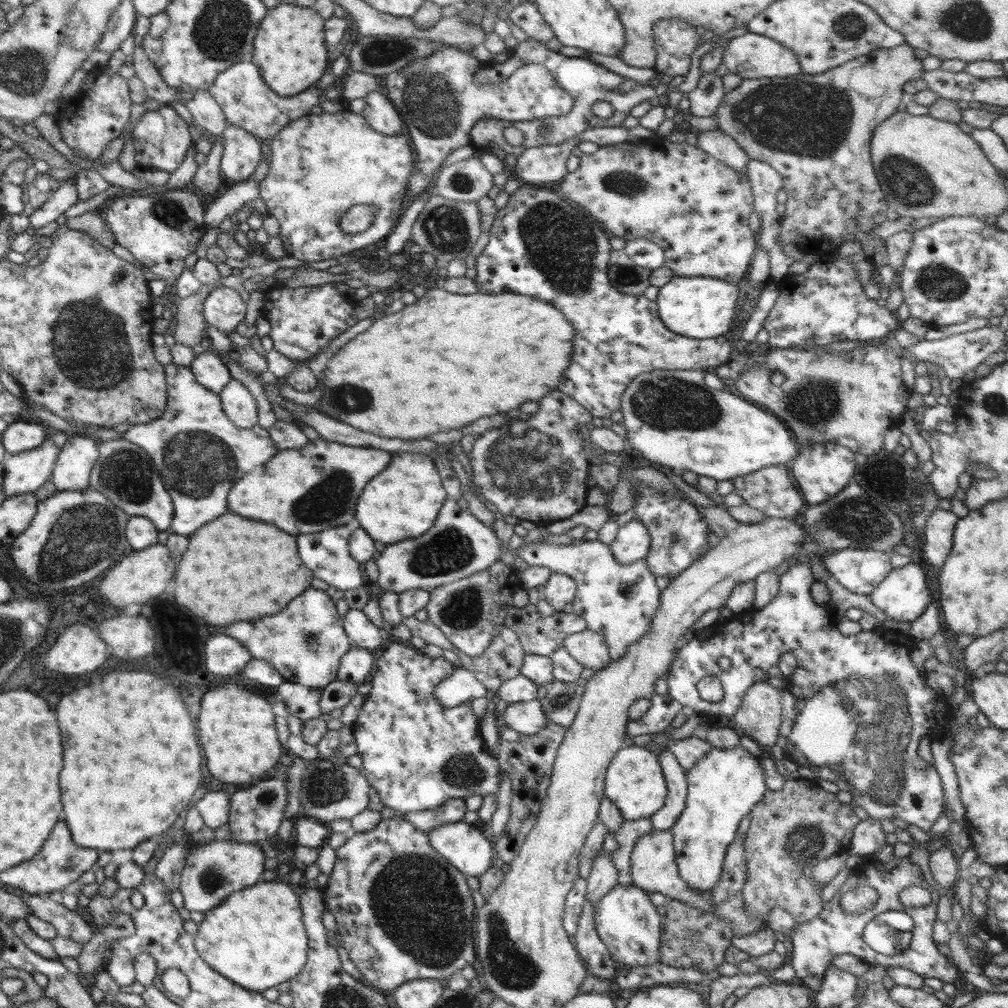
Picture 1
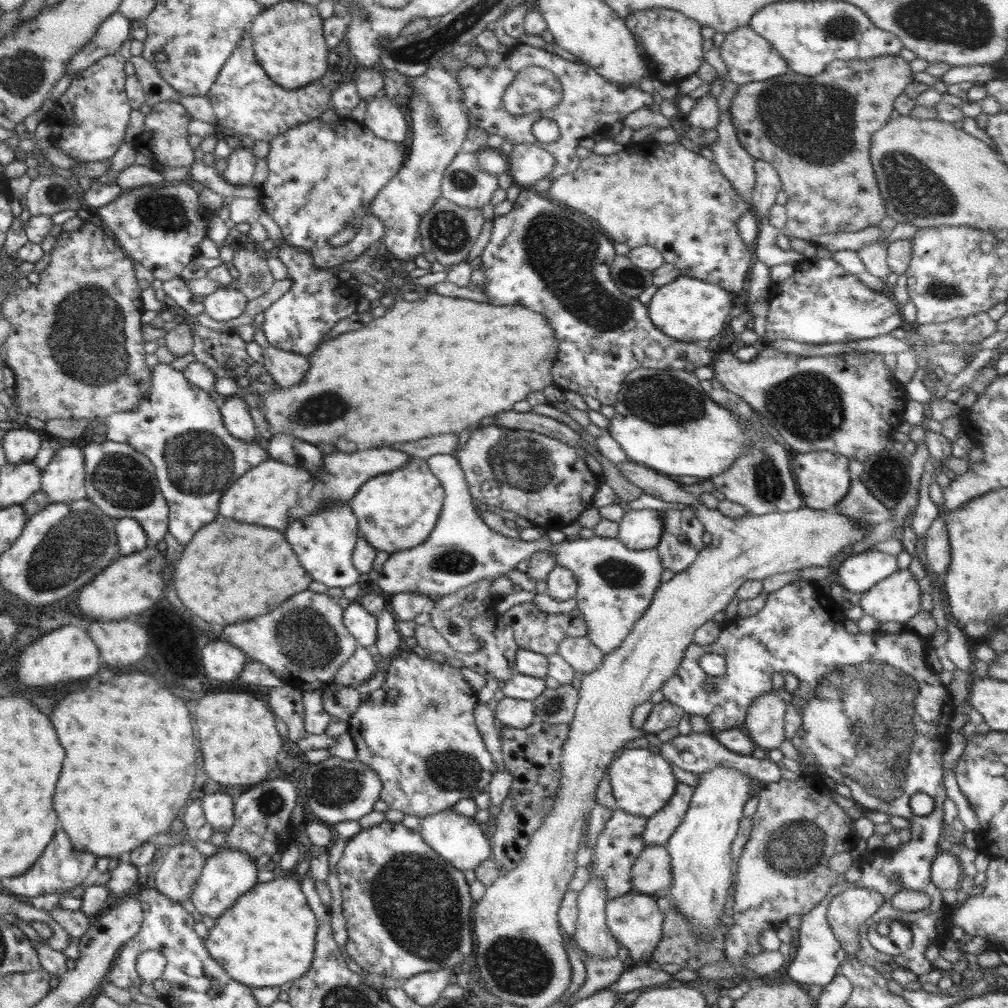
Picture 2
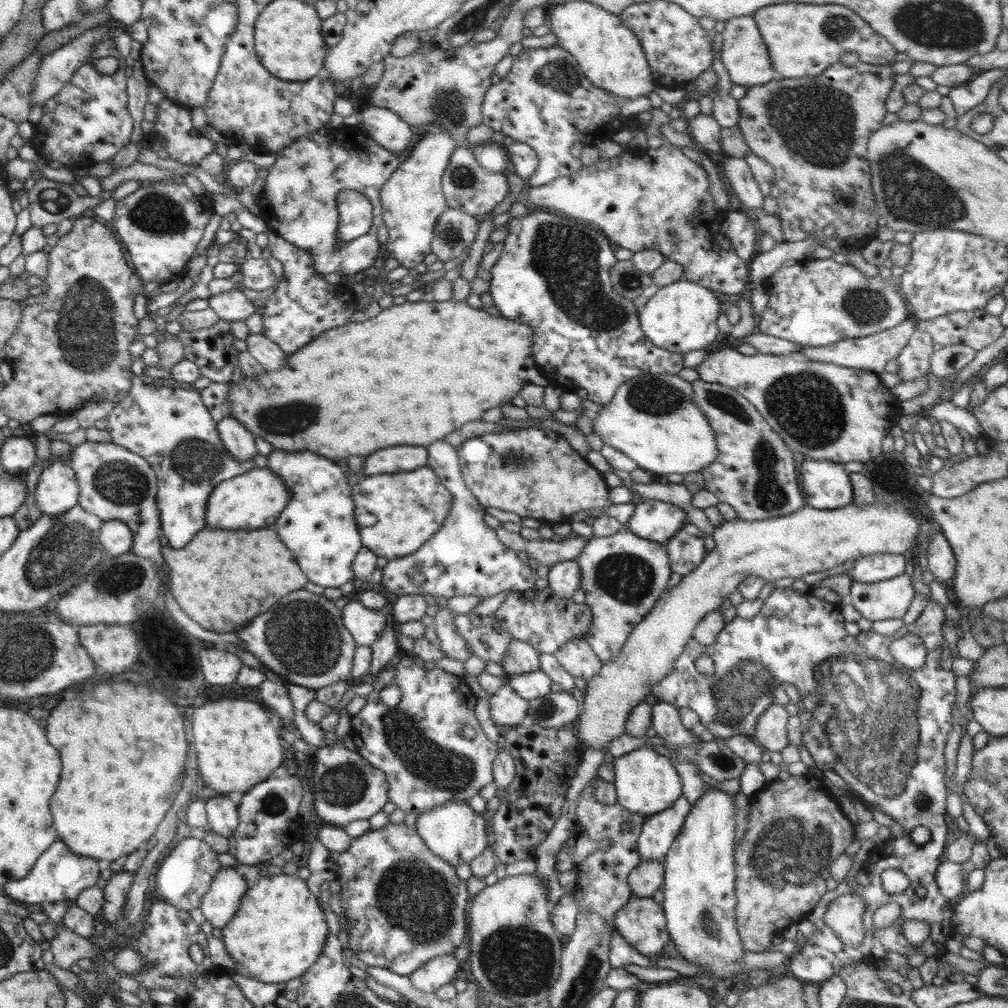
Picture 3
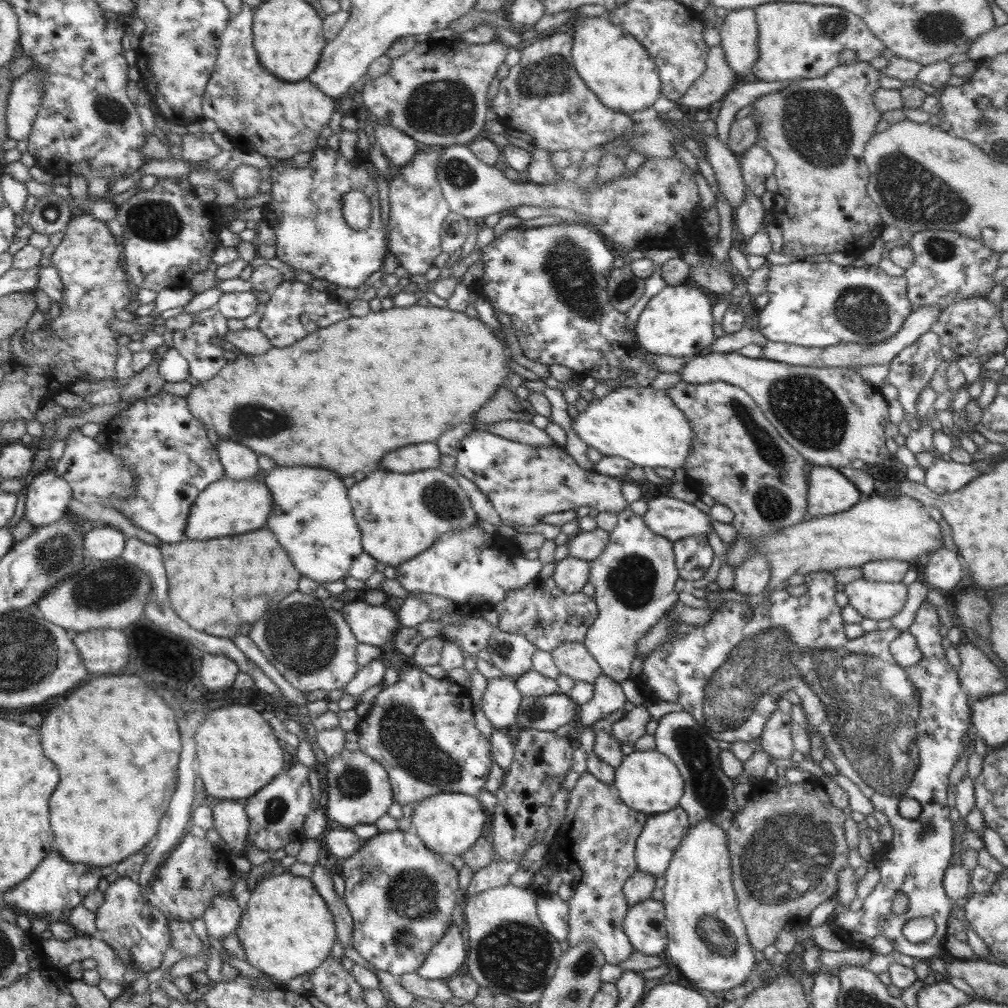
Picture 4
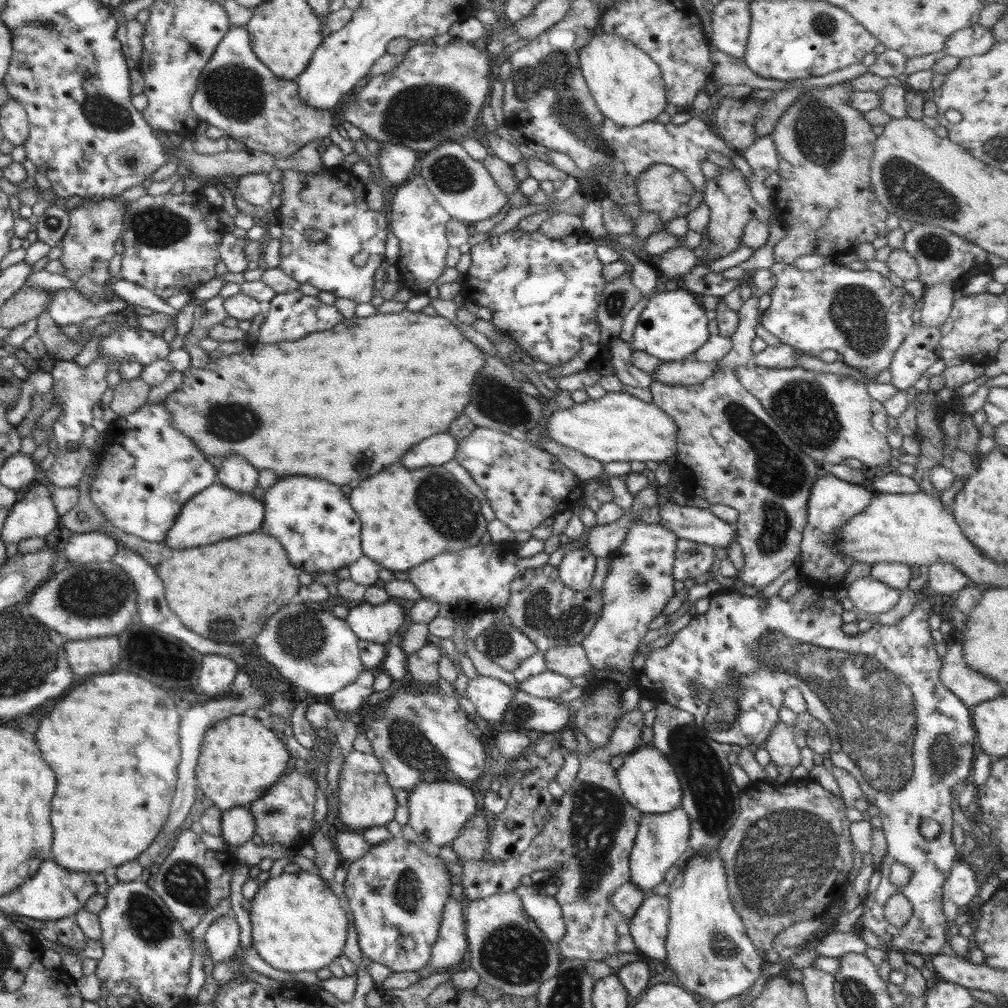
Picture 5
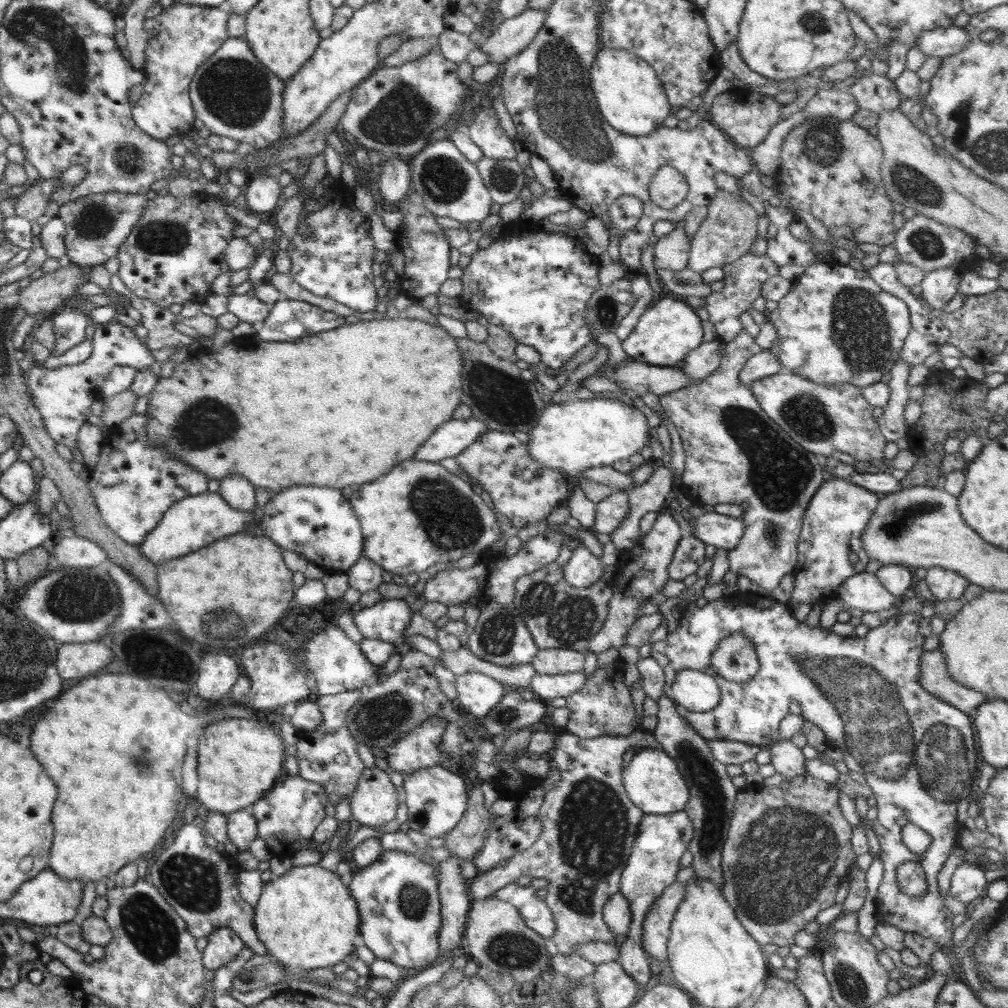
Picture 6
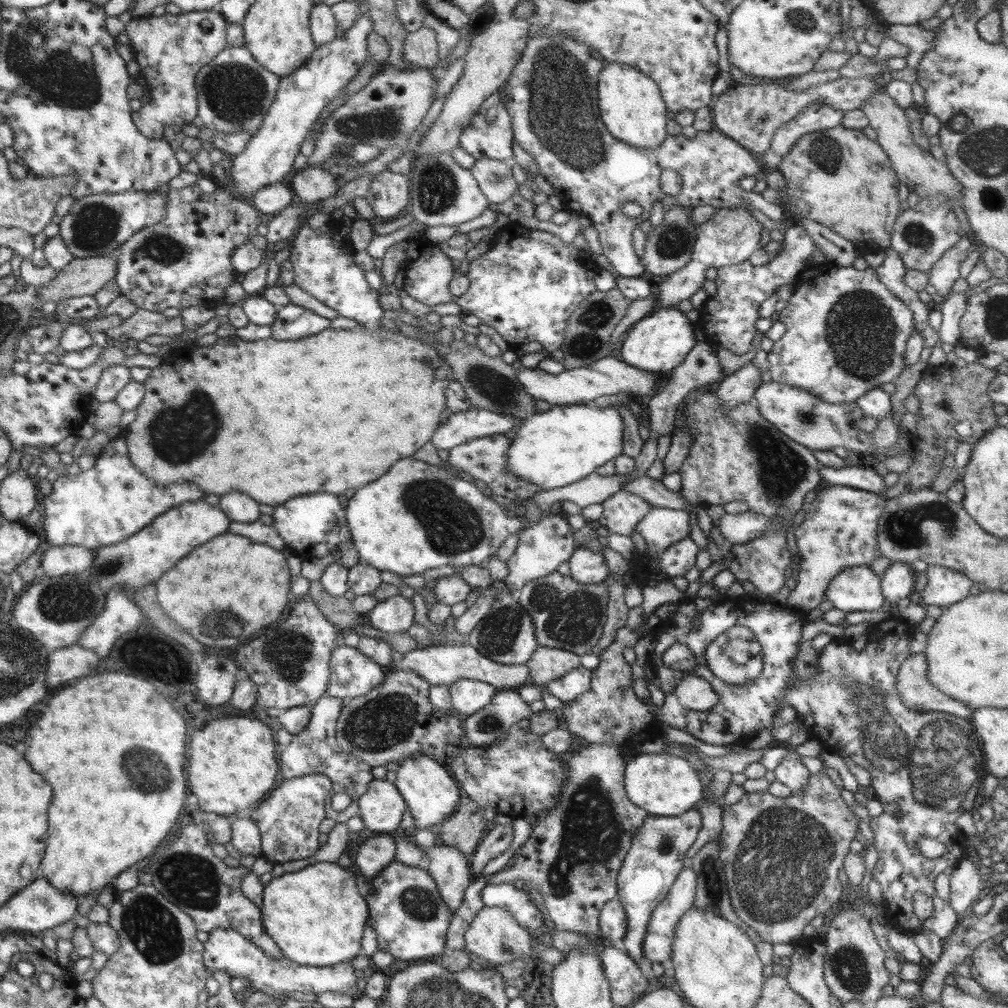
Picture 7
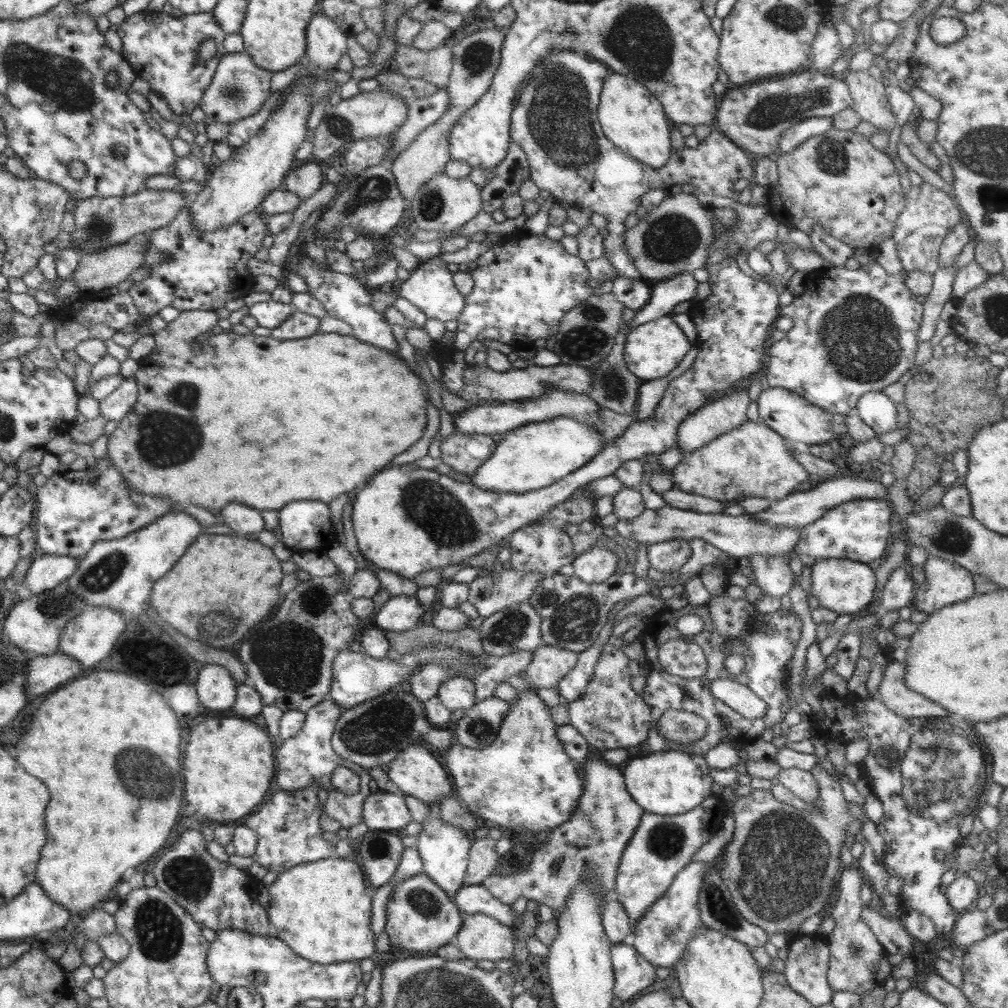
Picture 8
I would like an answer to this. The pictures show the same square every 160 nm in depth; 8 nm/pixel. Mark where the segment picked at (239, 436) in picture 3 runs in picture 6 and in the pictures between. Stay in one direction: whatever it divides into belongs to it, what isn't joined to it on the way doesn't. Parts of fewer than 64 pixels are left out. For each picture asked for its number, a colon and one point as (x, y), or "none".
4: (239, 462)
5: (236, 473)
6: (235, 490)

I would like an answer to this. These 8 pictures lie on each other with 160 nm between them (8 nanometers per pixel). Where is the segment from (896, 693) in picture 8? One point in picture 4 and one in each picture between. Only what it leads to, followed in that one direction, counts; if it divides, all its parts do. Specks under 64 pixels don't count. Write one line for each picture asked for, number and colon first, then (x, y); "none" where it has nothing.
4: (978, 676)
5: (971, 686)
6: (934, 678)
7: (914, 689)

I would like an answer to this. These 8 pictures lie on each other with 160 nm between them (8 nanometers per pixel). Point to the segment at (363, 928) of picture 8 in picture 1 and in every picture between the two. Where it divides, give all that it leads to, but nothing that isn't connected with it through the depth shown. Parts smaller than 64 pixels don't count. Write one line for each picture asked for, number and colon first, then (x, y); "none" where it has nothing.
1: (256, 938)
2: (267, 938)
3: (277, 934)
4: (287, 930)
5: (299, 922)
6: (307, 918)
7: (316, 916)

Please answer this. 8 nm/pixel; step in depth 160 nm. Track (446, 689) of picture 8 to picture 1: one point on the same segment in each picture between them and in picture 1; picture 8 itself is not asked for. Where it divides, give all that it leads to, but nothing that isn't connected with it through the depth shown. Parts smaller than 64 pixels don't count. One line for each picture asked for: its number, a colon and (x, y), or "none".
1: (527, 718)
2: (513, 713)
3: (506, 708)
4: (500, 703)
5: (490, 696)
6: (476, 694)
7: (468, 696)

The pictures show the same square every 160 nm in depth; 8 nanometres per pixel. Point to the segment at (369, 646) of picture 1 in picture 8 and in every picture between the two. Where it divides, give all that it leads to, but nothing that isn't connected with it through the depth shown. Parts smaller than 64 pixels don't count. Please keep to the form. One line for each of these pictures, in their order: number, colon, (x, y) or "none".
2: (363, 626)
3: (365, 625)
4: (374, 625)
5: (373, 623)
6: (386, 621)
7: (395, 614)
8: (402, 613)

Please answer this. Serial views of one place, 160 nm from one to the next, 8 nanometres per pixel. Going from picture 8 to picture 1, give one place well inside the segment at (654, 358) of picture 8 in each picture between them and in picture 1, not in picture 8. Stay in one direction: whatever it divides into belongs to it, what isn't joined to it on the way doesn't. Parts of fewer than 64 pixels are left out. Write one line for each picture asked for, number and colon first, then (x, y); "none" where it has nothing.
1: (697, 307)
2: (689, 310)
3: (680, 317)
4: (677, 321)
5: (673, 326)
6: (669, 329)
7: (660, 341)

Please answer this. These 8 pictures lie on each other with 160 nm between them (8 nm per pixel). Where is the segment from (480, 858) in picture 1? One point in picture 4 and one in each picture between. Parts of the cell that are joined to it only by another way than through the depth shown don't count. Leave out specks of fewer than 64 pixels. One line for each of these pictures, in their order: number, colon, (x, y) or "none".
2: (460, 840)
3: (454, 832)
4: (450, 822)

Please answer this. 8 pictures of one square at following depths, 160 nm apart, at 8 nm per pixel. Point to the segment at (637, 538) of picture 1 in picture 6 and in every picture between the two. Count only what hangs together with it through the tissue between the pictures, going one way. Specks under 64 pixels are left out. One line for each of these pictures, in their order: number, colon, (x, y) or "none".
2: (642, 529)
3: (657, 521)
4: (672, 518)
5: (695, 524)
6: (722, 531)

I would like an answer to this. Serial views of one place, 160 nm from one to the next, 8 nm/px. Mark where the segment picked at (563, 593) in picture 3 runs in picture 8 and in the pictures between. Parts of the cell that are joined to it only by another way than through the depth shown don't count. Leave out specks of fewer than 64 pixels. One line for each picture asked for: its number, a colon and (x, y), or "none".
4: (570, 574)
5: (577, 567)
6: (583, 569)
7: (586, 566)
8: (595, 565)

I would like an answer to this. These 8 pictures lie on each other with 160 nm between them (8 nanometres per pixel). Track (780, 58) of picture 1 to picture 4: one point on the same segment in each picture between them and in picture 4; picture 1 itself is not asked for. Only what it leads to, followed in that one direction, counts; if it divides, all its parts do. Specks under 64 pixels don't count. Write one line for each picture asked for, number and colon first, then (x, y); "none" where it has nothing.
2: (749, 57)
3: (744, 53)
4: (739, 33)

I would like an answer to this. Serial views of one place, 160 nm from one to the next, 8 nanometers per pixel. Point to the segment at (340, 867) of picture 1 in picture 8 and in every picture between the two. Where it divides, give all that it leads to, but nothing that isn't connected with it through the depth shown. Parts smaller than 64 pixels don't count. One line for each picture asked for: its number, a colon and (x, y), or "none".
2: (407, 910)
3: (405, 906)
4: (401, 895)
5: (397, 890)
6: (397, 896)
7: (411, 920)
8: (420, 917)

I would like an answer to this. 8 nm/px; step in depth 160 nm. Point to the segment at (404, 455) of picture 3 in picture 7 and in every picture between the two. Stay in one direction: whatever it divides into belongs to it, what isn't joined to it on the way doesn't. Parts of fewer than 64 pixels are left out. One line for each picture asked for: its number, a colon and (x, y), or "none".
4: (404, 460)
5: (435, 451)
6: (448, 441)
7: (460, 427)

